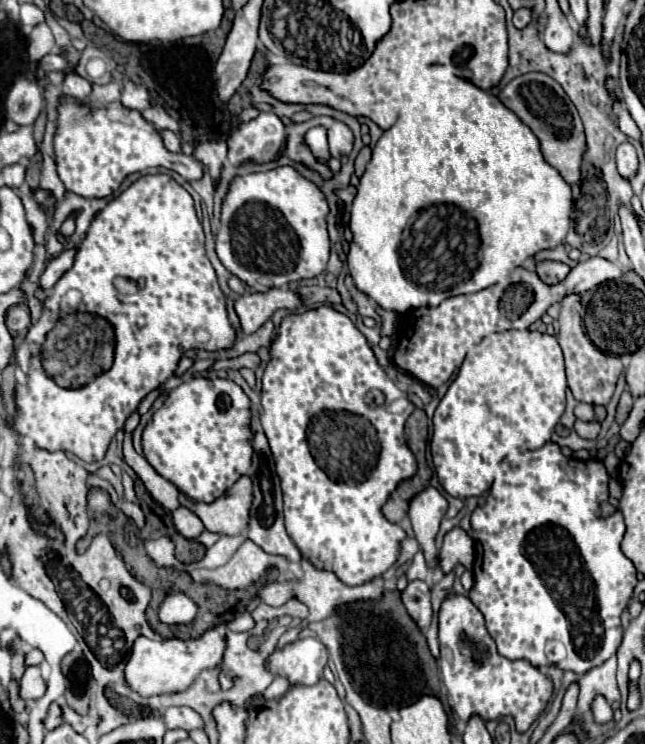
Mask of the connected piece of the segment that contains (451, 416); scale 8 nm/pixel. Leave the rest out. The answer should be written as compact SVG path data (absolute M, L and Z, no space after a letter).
M481 328L478 333L480 336L474 336L474 340L470 341L474 343L473 348L432 418L434 434L430 440L430 450L438 482L450 496L462 500L470 496L482 496L490 488L494 472L504 456L512 452L536 450L546 444L564 412L566 400L564 358L554 336L534 330L491 332L491 328L490 333L489 328Z

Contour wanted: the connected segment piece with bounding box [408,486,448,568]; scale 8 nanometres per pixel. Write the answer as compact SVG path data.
M432 486L418 492L418 496L414 496L414 500L410 500L410 506L408 506L408 516L412 520L414 534L422 546L422 552L424 552L428 564L434 568L438 564L436 562L438 550L434 544L434 536L438 532L438 526L446 514L446 510L448 510L446 498Z

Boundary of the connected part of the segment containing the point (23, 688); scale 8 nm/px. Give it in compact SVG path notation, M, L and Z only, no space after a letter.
M30 666L24 670L24 676L20 678L20 698L22 700L36 700L46 692L46 684L40 676L38 666Z

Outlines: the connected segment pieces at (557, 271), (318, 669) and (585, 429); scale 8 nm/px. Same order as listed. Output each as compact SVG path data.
M542 260L536 262L536 272L538 276L546 282L546 284L556 284L560 280L566 278L566 274L570 272L570 268L562 262L552 262L552 260Z
M300 638L284 648L276 648L266 658L266 670L288 678L290 686L310 686L322 678L328 664L328 650L318 638Z
M576 420L574 424L576 432L580 438L586 438L586 440L596 440L598 432L600 432L600 422L582 422L582 420Z

